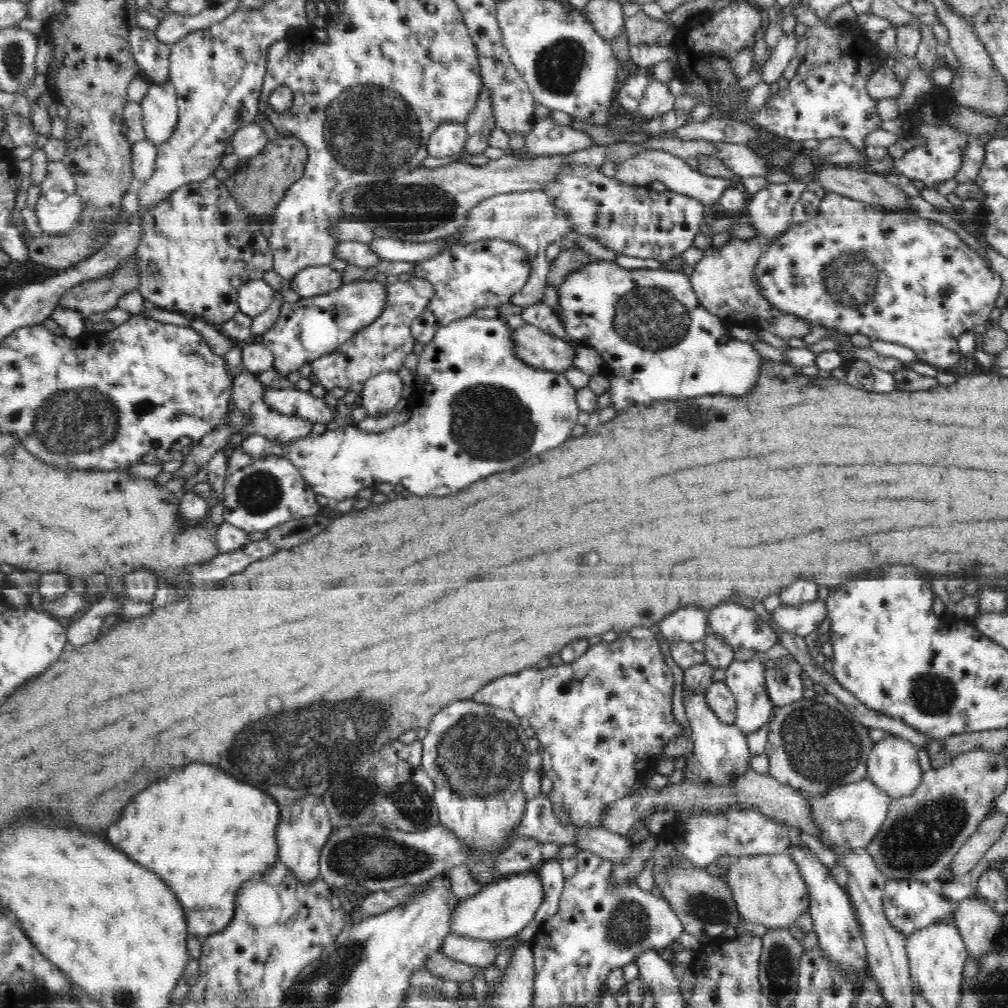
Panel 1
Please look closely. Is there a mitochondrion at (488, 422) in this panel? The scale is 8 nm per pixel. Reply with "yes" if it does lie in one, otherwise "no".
yes

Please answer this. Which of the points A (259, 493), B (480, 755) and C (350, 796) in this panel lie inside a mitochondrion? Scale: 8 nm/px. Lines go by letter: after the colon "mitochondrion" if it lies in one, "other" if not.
A: mitochondrion
B: mitochondrion
C: mitochondrion

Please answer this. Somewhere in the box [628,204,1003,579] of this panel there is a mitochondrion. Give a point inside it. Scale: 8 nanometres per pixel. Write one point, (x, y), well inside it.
(843, 282)

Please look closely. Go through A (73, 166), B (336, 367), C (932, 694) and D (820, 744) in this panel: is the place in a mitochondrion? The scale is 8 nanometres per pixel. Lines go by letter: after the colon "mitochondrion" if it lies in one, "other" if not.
A: other
B: other
C: mitochondrion
D: mitochondrion

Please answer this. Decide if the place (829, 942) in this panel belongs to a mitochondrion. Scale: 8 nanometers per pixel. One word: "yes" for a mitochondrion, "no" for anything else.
no

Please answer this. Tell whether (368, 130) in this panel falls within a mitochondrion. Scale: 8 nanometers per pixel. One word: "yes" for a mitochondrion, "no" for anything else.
yes

